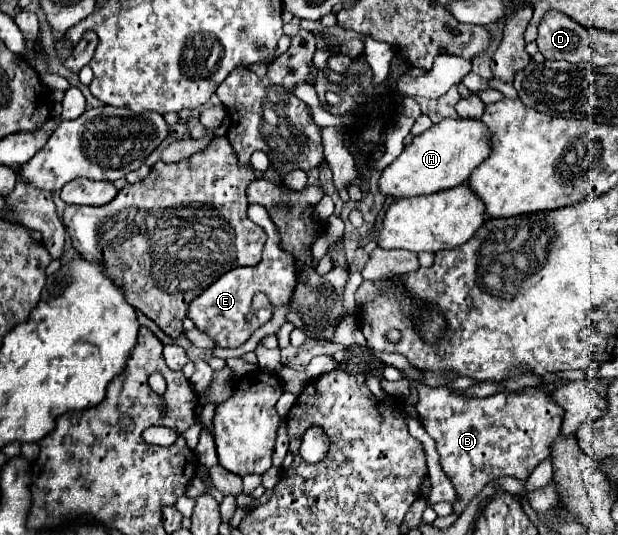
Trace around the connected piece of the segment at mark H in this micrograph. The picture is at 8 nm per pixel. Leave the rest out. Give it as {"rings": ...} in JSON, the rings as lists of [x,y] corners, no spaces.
{"rings":[[[445,118],[437,126],[413,138],[409,146],[383,170],[379,178],[379,192],[393,198],[411,198],[423,194],[435,194],[445,188],[453,188],[467,182],[469,172],[483,162],[491,152],[491,138],[487,138],[487,126],[479,120]]]}

